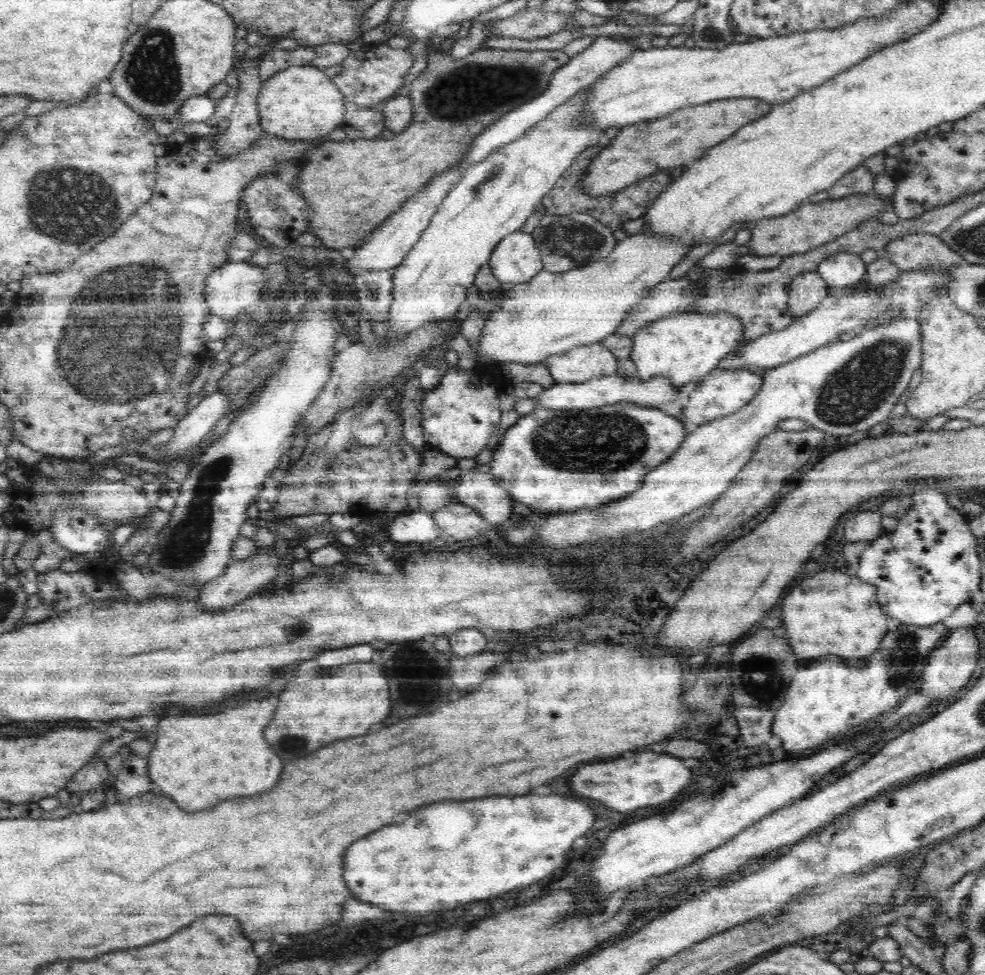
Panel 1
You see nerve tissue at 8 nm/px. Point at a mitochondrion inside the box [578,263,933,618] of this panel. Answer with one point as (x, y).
(857, 388)

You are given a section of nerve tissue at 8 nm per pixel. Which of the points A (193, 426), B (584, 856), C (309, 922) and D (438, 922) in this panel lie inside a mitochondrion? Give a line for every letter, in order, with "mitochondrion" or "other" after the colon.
A: other
B: other
C: other
D: other

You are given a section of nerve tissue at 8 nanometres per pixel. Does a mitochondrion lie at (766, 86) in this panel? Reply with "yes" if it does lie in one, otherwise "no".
no

